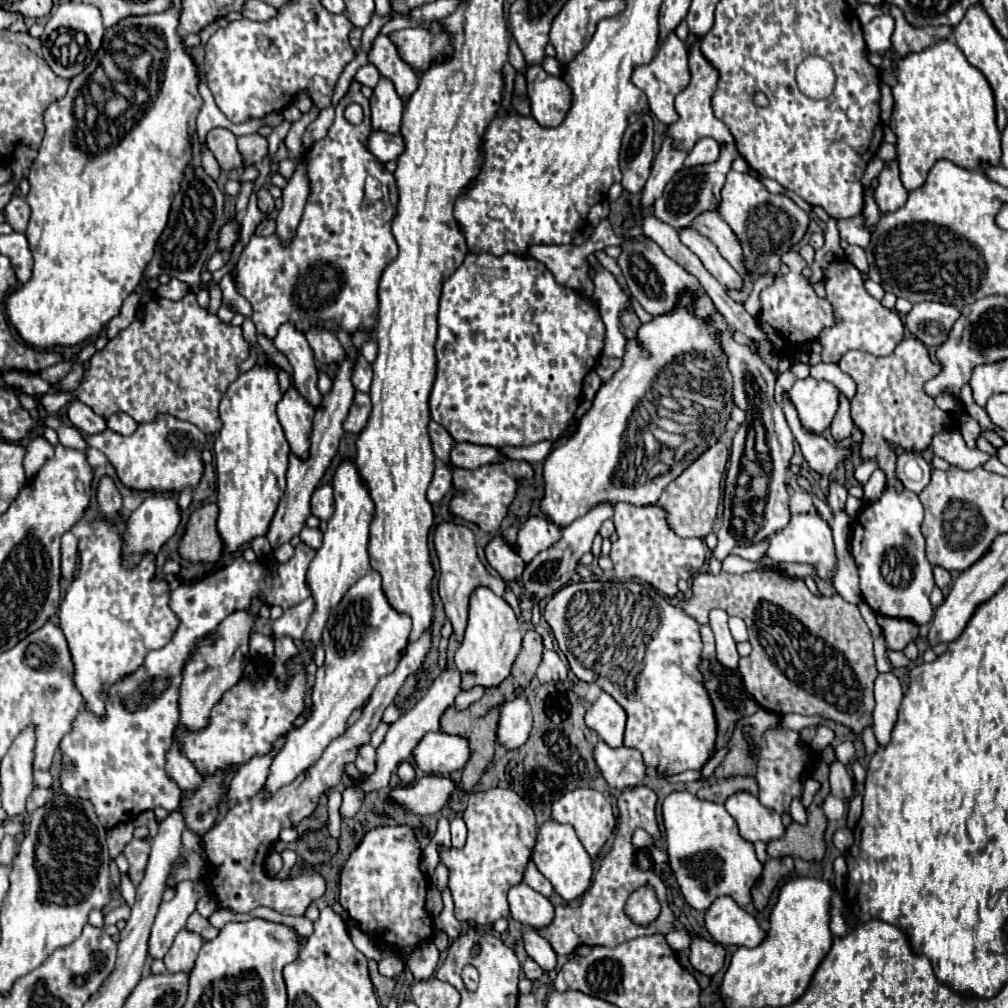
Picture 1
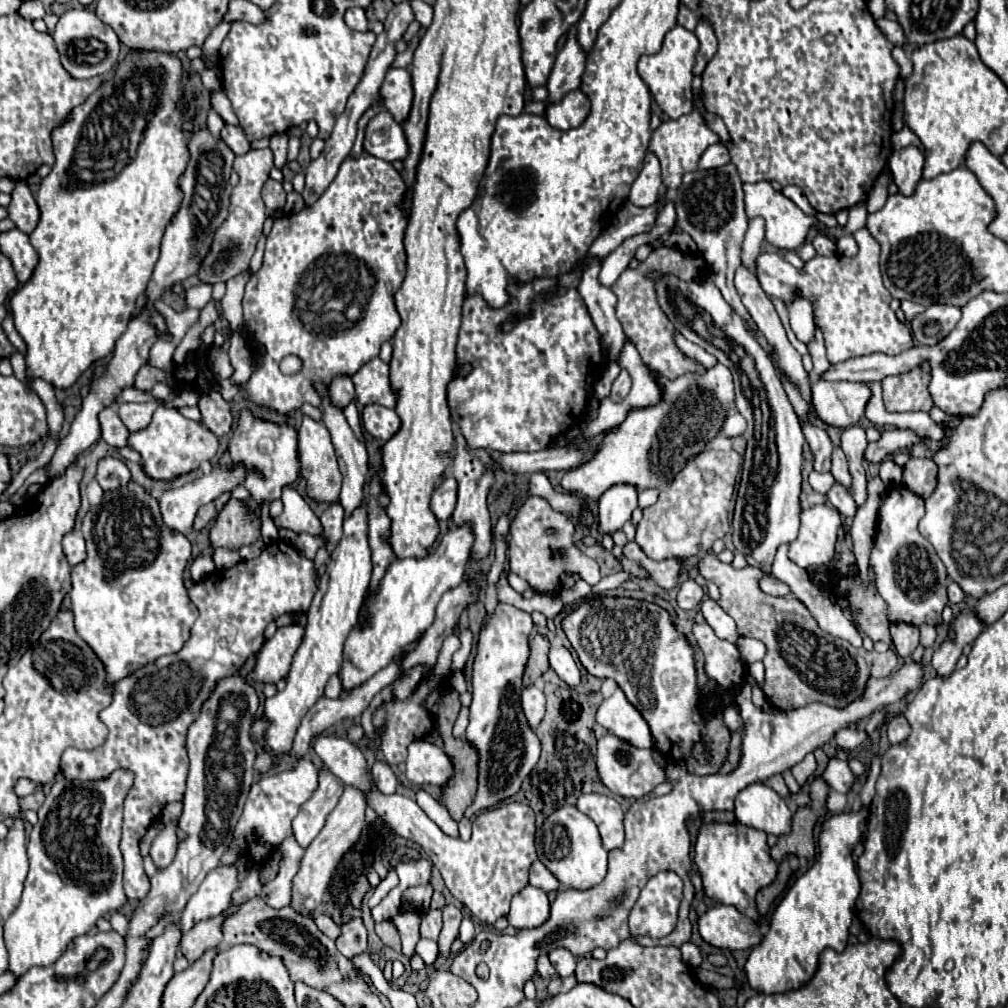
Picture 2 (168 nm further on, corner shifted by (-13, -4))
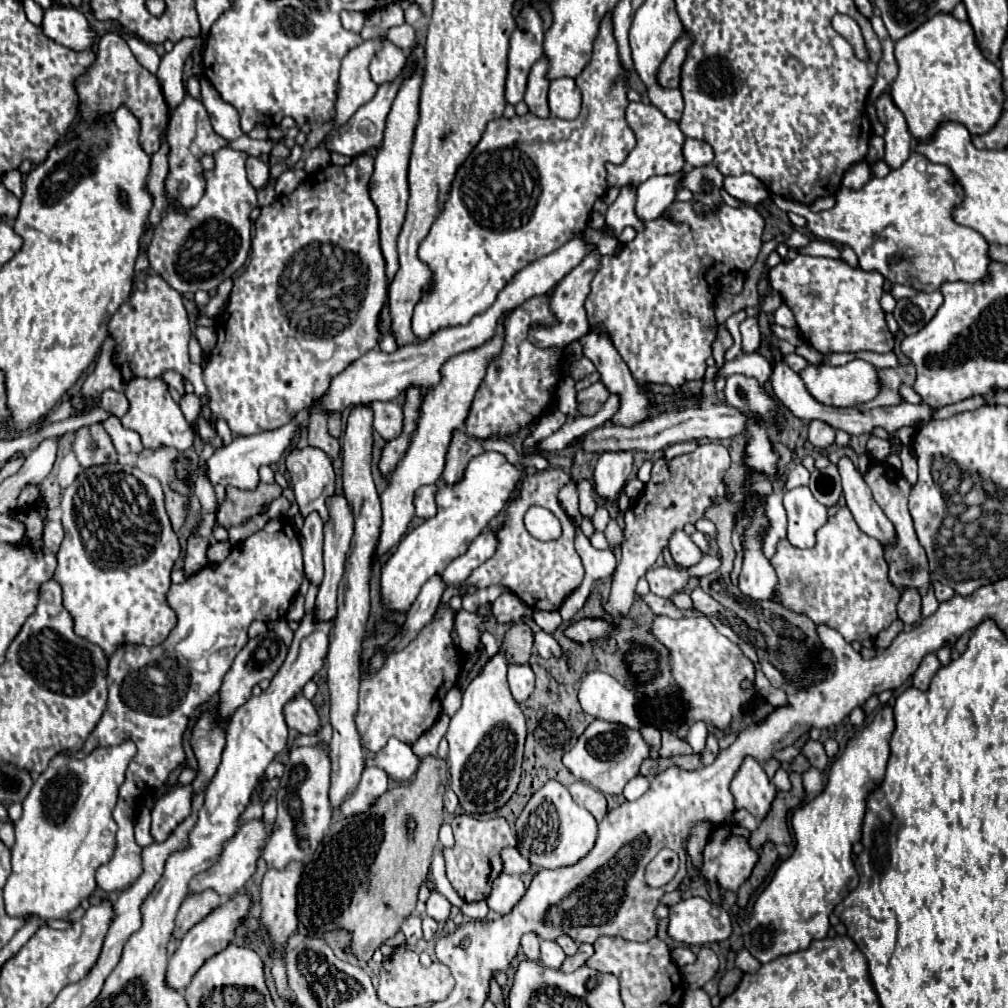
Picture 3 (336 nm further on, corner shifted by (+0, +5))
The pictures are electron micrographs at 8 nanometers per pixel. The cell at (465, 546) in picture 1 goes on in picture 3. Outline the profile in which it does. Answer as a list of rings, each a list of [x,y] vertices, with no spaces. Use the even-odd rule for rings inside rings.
[[[458,428],[458,432],[454,432],[450,446],[448,446],[448,454],[446,454],[446,466],[442,472],[442,480],[446,484],[456,484],[464,478],[466,466],[468,462],[478,456],[484,454],[484,446],[480,440],[466,436],[466,432],[462,428]]]

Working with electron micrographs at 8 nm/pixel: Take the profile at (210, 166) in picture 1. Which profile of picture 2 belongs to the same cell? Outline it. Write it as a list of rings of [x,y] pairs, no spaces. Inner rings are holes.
[[[209,109],[209,115],[207,115],[207,125],[209,125],[209,131],[211,131],[215,137],[219,137],[219,131],[223,129],[225,121],[221,119],[221,115],[219,115],[215,109]]]

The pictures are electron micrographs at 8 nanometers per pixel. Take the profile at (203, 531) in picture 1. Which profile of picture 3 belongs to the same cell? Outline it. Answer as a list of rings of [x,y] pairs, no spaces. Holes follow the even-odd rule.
[[[260,484],[254,492],[226,486],[226,496],[224,496],[222,506],[218,508],[216,522],[226,530],[230,530],[232,526],[246,524],[252,516],[260,514],[266,504],[270,504],[272,500],[280,496],[282,496],[282,488],[278,484],[274,486]]]

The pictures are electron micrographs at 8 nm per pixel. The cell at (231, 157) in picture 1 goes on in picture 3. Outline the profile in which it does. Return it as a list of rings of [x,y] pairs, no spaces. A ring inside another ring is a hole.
[[[202,78],[200,80],[200,86],[202,86],[202,100],[204,100],[204,106],[210,114],[210,120],[212,120],[212,128],[218,136],[226,138],[226,140],[236,140],[242,136],[242,130],[240,130],[240,122],[238,122],[238,112],[234,110],[234,106],[226,104],[218,92],[214,90],[214,86]]]

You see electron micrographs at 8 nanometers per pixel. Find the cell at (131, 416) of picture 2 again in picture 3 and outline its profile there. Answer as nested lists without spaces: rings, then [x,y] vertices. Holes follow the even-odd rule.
[[[104,390],[104,392],[102,392],[102,398],[100,398],[100,408],[104,408],[106,412],[122,418],[122,416],[128,412],[130,402],[126,400],[126,394],[124,394],[124,392]]]

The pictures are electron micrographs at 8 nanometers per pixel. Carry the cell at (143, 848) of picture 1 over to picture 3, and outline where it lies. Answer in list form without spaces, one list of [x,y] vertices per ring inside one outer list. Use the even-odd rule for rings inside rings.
[[[180,786],[164,794],[152,808],[152,838],[164,842],[170,832],[190,814],[190,786]]]

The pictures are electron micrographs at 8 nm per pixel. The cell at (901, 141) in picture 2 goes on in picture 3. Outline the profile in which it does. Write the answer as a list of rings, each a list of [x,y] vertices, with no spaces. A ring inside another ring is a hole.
[[[912,150],[910,158],[898,168],[892,170],[886,178],[872,178],[860,190],[840,188],[836,194],[836,206],[824,212],[810,212],[804,204],[794,204],[794,212],[802,214],[808,220],[808,228],[816,238],[834,242],[834,244],[848,244],[856,254],[860,268],[866,272],[882,274],[892,286],[904,284],[918,292],[934,292],[944,282],[986,282],[990,280],[988,266],[992,264],[990,246],[980,232],[972,228],[960,226],[954,222],[952,212],[964,200],[964,190],[958,184],[952,170],[944,164],[934,164],[926,156]]]

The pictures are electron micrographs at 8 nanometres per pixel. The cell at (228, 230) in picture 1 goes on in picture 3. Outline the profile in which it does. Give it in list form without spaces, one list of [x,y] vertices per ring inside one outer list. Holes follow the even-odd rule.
[[[222,148],[214,154],[216,168],[206,172],[206,192],[196,208],[188,212],[166,212],[162,222],[154,228],[154,238],[148,248],[148,258],[152,264],[152,270],[156,270],[174,290],[180,294],[196,292],[196,290],[216,290],[218,284],[224,278],[234,276],[246,262],[248,250],[250,250],[250,212],[256,208],[256,190],[250,186],[246,178],[246,160],[248,154],[234,150],[234,148]],[[194,242],[200,242],[198,246],[202,250],[212,252],[194,252]]]

